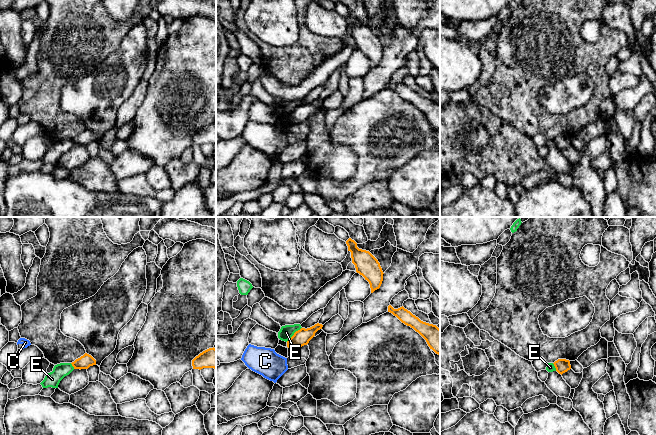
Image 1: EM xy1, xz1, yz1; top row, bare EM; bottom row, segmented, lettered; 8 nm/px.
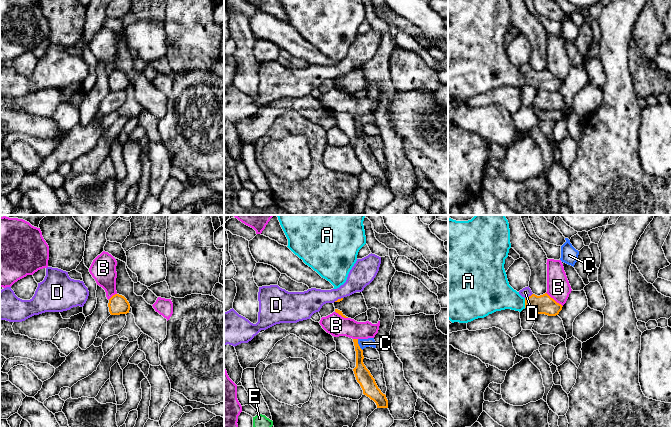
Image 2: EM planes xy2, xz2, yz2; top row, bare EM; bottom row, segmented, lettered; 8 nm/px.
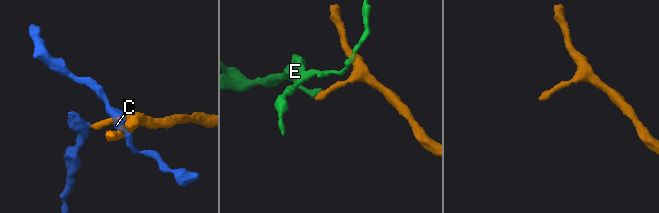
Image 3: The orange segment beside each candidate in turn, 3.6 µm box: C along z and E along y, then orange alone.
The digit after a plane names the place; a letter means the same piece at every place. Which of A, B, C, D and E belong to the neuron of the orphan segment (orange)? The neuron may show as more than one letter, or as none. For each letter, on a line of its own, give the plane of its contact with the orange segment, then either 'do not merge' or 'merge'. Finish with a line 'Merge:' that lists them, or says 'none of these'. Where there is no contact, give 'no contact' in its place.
A: yz2 | merge
B: yz2 | do not merge
C: xz2 | do not merge
D: yz2 | do not merge
E: xz1 | do not merge
Merge: A

